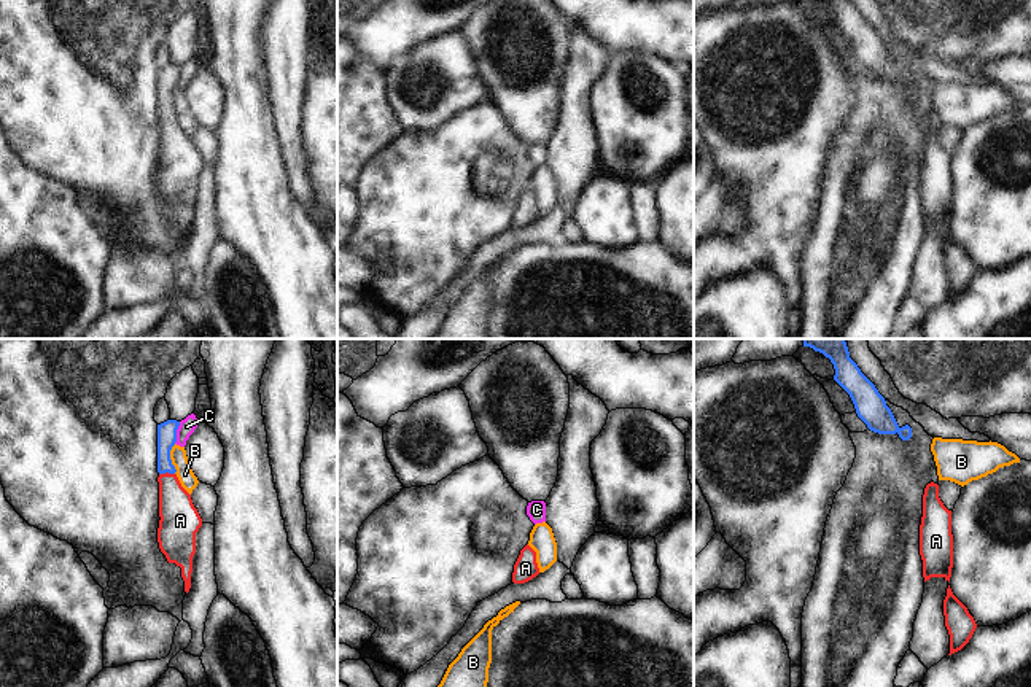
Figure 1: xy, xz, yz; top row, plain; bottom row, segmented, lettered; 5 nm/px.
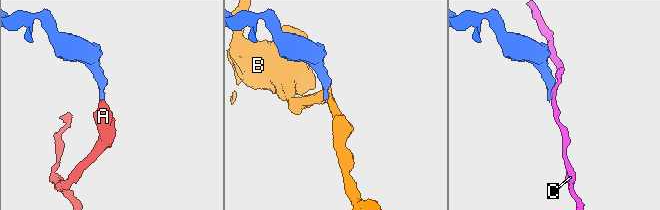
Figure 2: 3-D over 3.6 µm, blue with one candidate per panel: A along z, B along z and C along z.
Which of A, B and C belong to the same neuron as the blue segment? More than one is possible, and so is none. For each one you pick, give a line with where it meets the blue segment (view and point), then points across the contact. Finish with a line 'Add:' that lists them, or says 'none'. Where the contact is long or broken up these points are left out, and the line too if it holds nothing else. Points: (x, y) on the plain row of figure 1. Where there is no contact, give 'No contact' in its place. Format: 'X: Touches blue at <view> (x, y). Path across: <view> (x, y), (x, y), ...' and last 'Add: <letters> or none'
A: Touches blue at xy (166, 115). Path across: xy (166, 75), (166, 115), (178, 161)
Add: A.

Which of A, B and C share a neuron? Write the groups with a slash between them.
A / B / C

